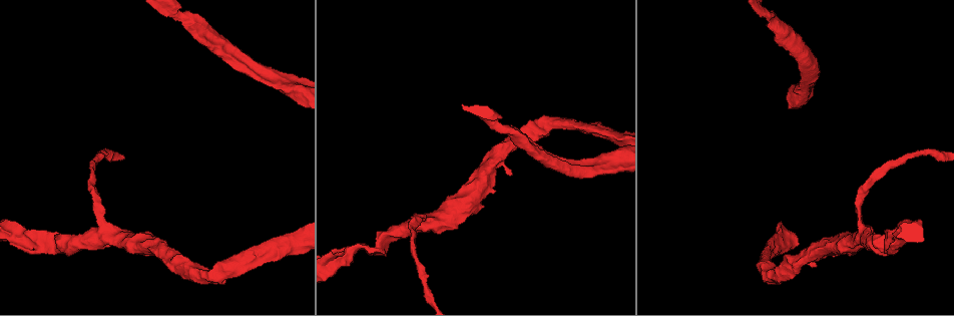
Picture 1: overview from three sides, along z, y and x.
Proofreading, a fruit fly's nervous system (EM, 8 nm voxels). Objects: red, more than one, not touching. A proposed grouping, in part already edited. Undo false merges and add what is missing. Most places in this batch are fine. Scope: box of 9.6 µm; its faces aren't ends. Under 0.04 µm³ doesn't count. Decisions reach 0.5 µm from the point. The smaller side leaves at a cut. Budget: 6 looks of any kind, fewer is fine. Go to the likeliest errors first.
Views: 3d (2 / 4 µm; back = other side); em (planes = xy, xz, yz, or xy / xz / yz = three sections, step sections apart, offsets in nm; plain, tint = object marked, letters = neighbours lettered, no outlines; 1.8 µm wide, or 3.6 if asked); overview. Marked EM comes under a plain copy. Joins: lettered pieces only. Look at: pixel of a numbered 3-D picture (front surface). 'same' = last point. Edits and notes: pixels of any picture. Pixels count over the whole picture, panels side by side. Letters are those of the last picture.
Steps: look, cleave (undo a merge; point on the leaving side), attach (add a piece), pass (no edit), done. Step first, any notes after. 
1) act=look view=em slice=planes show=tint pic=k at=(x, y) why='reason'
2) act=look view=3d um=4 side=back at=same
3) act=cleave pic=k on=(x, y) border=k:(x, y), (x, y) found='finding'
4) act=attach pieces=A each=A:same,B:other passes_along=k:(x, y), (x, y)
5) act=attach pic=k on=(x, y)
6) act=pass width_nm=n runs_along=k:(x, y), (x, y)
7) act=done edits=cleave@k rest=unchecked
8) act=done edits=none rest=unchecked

act=look view=3d um=4 side=back pic=1 at=(889, 251)

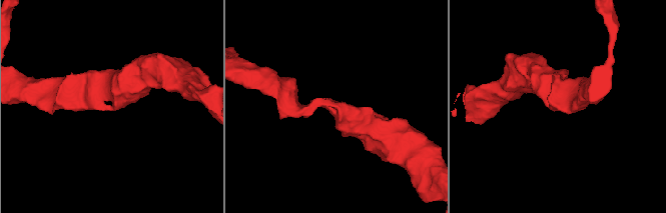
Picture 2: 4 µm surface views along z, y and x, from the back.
act=look view=em slice=yz step=16 show=letters pic=2 at=(125, 104)

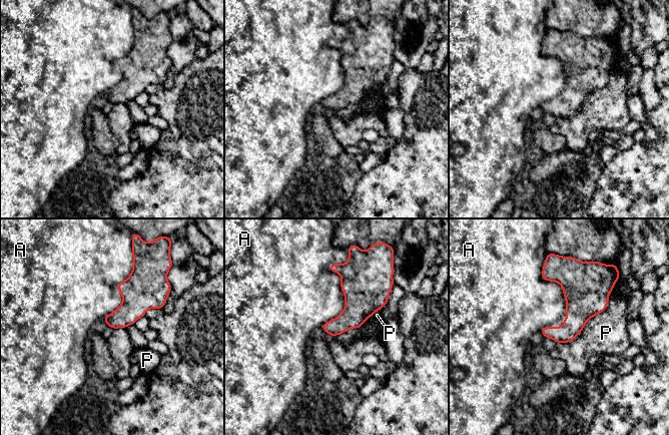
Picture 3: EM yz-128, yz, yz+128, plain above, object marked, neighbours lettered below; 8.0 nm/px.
act=pass each=A:other,P:other found='no lettered piece goes on from it'

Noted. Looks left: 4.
act=look view=em slice=yz step=4 show=letters pic=1 at=(249, 269) why='stops while still wide'

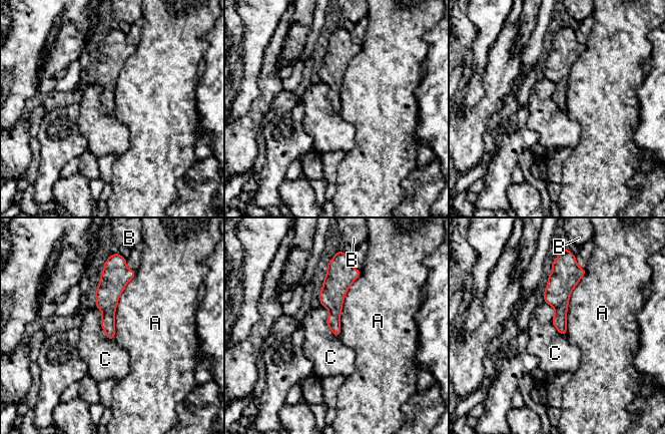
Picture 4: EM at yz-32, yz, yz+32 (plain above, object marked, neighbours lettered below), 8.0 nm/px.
act=look view=em slice=planes show=letters at=same why='another direction'

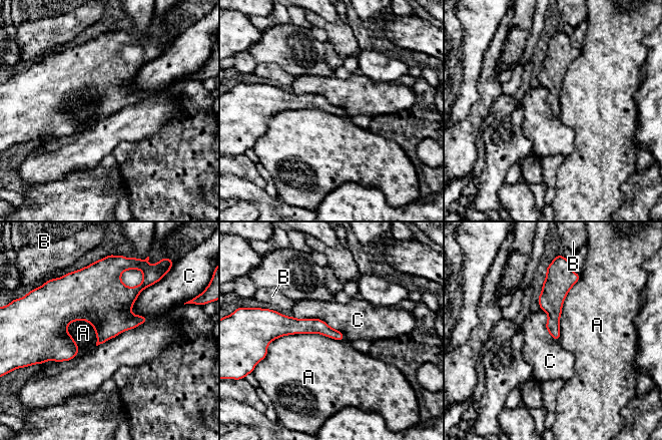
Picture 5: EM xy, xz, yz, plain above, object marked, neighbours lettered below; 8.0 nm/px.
act=pass each=A:other,B:other,C:other found='no lettered piece goes on from it'

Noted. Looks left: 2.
act=look view=em slice=planes show=tint pic=1 at=(509, 176) why='stops while still wide'

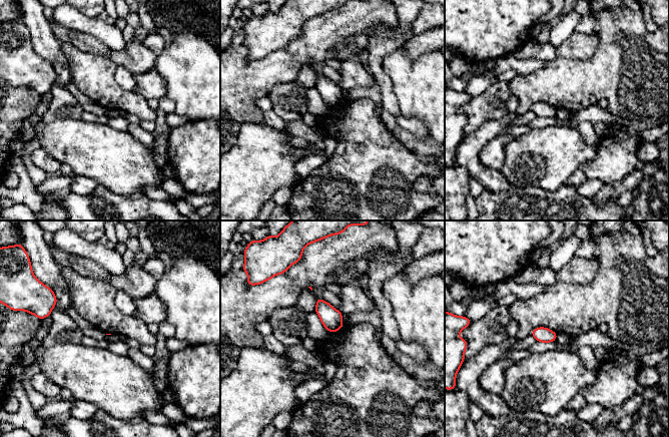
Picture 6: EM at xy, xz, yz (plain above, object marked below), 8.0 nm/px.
act=look view=em slice=planes show=letters at=same

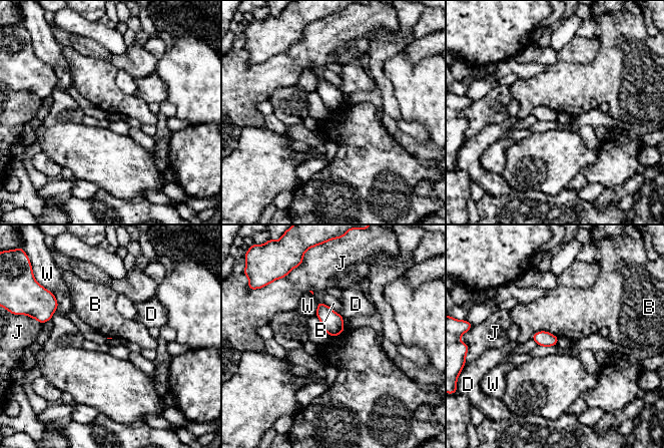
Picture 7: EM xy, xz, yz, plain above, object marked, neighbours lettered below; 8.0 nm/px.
act=pass each=B:other,D:other,J:other,W:other found='no lettered piece goes on from it'

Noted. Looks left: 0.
act=done edits=none rest=unchecked

